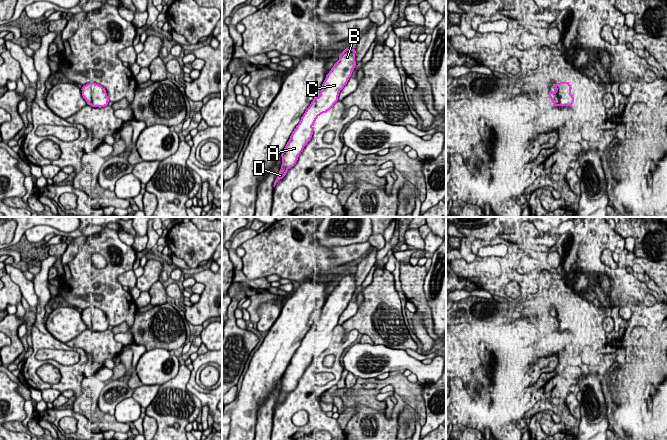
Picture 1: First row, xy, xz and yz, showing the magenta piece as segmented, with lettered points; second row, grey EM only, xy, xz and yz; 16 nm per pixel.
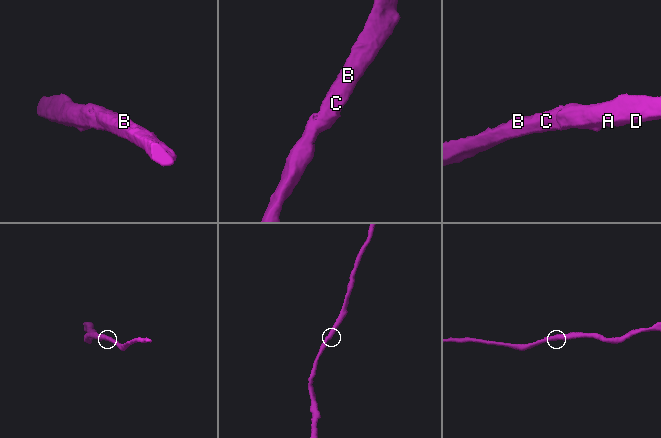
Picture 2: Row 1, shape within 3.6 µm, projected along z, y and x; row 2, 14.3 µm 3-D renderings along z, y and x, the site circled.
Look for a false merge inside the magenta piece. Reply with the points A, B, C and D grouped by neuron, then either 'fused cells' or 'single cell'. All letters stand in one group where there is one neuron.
A B C D | single cell

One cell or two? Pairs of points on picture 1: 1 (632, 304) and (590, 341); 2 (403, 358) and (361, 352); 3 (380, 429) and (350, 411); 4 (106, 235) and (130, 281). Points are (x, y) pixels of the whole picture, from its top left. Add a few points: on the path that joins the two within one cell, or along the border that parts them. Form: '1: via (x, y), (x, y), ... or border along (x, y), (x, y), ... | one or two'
1: via (618, 304), (612, 309), (608, 309), (591, 327) | one
2: via (393, 358), (371, 352) | one
3: border along (378, 410), (357, 405), (356, 413), (344, 429) | two
4: border along (131, 269), (118, 277), (118, 282), (122, 286) | two

